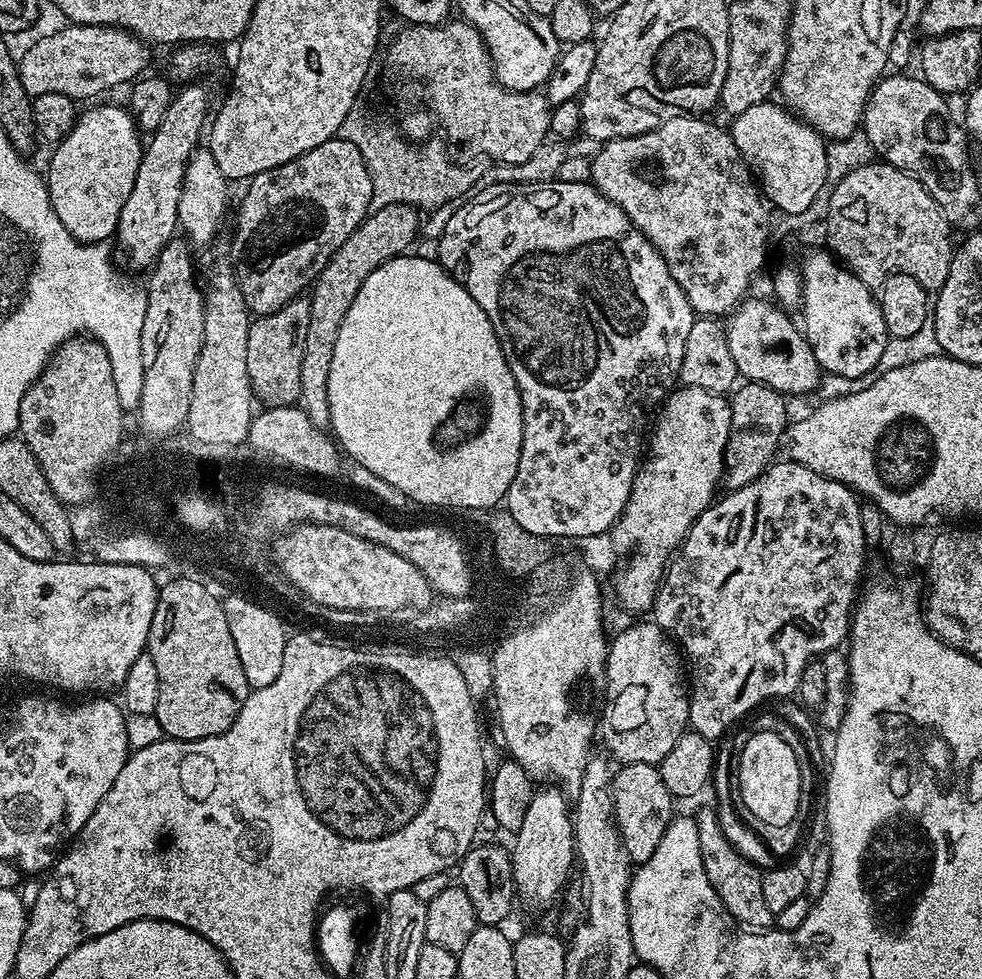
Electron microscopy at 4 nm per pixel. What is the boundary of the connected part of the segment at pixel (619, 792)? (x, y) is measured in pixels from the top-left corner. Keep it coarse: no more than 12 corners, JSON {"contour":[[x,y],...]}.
{"contour":[[654,764],[612,777],[612,819],[642,865],[666,834],[674,798]]}

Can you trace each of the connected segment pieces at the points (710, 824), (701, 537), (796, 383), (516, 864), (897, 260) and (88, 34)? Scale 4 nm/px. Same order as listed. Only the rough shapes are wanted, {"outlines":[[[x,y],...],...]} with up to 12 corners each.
{"outlines":[[[715,818],[698,834],[706,878],[745,929],[771,929],[761,869]],[[793,460],[699,516],[651,619],[713,742],[847,641],[862,504]],[[745,298],[724,333],[737,373],[804,396],[822,369],[771,299]],[[540,786],[510,844],[512,883],[548,904],[573,875],[569,797]],[[869,162],[831,185],[831,251],[867,288],[935,294],[954,232],[926,186]],[[69,23],[19,53],[35,98],[77,102],[145,75],[149,45]]]}

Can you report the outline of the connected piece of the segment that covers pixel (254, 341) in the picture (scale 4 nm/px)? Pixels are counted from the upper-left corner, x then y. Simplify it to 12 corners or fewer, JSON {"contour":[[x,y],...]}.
{"contour":[[310,299],[256,316],[246,338],[252,394],[299,401]]}

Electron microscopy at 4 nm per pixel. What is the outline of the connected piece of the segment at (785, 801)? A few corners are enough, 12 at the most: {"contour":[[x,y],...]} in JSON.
{"contour":[[776,733],[738,752],[739,803],[762,822],[801,814],[798,758]]}

